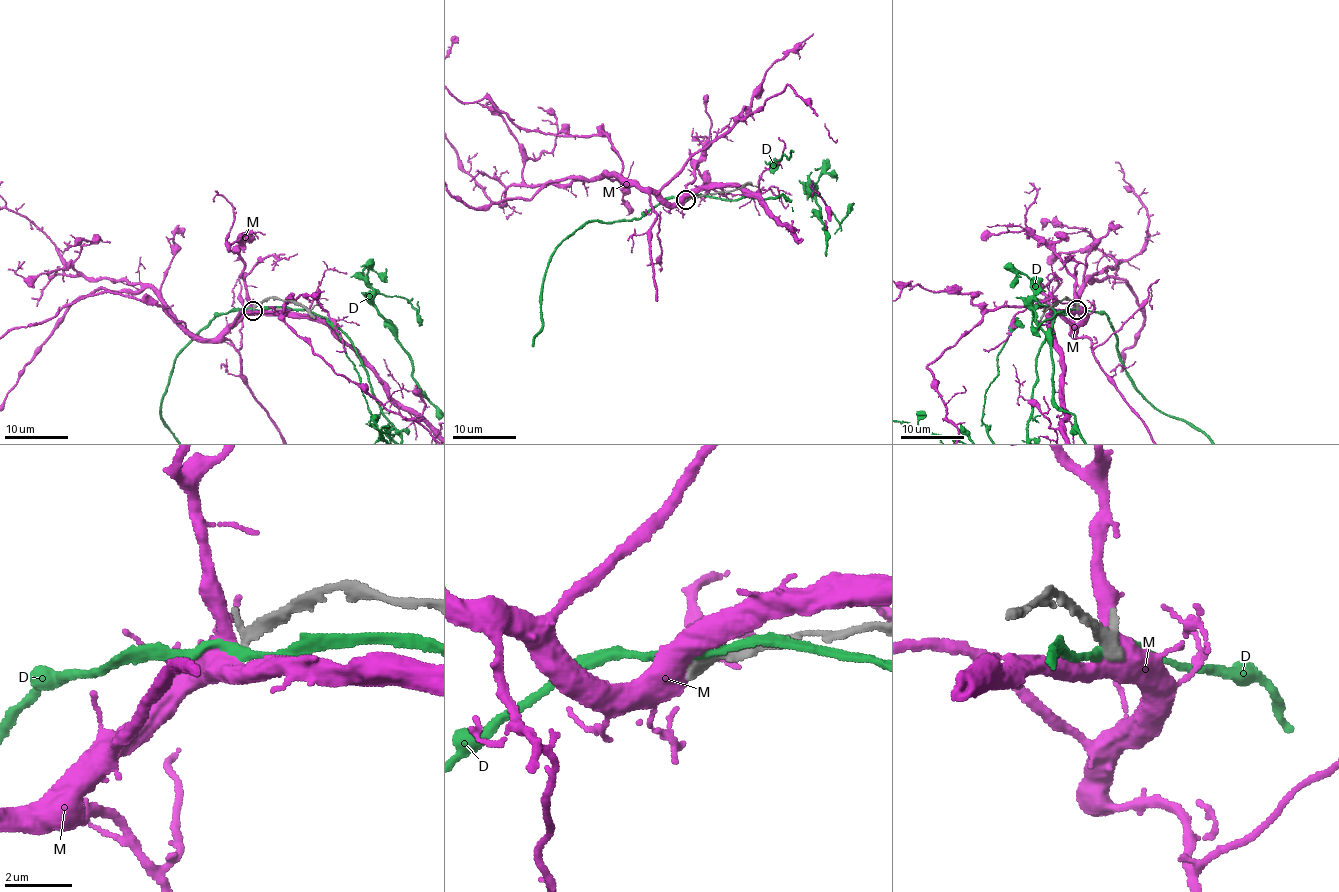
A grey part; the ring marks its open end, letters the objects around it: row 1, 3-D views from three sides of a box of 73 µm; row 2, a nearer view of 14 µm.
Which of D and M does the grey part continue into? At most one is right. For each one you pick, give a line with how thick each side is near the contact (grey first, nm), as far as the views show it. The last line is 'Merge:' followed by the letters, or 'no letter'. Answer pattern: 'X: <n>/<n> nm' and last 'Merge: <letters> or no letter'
Merge: no letter

